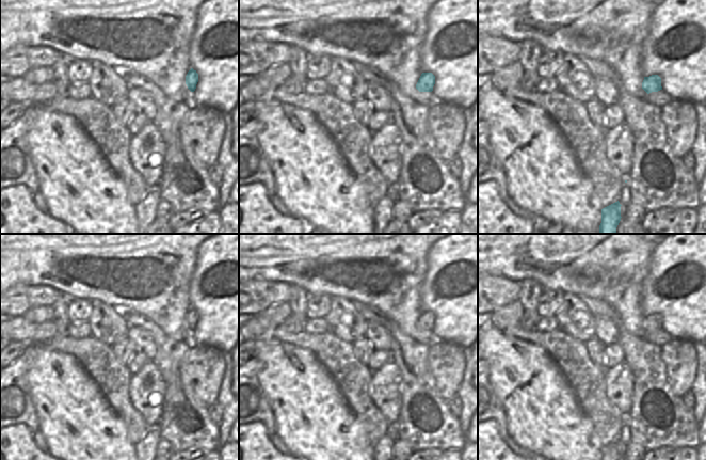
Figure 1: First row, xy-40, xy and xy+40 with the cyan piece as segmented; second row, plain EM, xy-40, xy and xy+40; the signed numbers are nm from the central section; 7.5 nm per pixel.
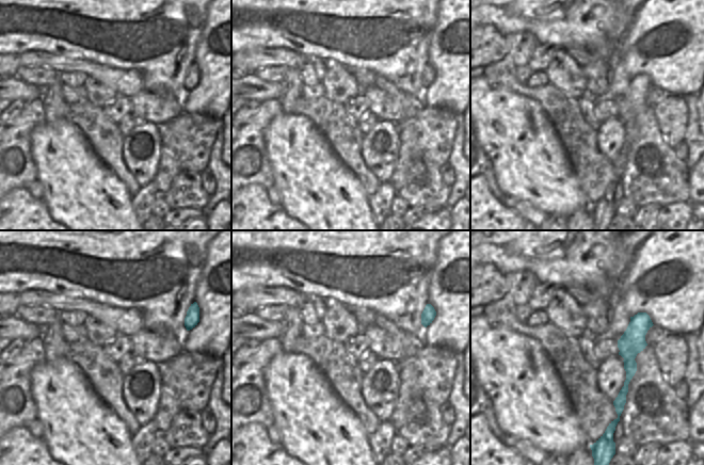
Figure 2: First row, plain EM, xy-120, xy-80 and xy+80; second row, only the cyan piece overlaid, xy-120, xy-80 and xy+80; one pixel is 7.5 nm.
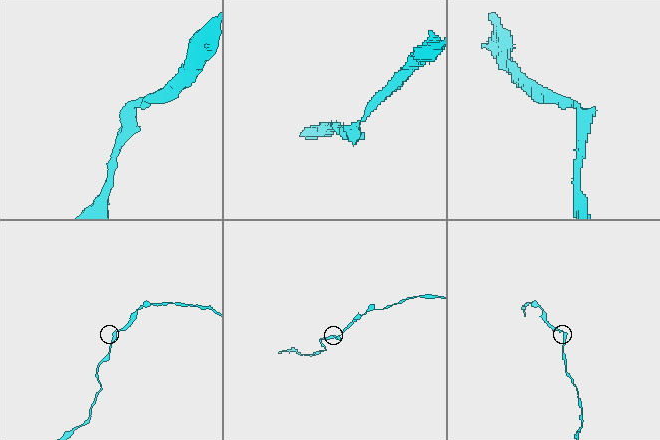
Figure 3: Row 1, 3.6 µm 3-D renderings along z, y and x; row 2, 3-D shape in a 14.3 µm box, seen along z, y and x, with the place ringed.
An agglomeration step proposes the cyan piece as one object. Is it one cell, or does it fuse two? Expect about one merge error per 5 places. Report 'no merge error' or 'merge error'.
no merge error

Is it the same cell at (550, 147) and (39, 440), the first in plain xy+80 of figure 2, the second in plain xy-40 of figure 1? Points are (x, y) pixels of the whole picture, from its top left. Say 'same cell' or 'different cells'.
different cells

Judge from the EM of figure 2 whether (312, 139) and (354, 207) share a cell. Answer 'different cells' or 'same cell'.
same cell

